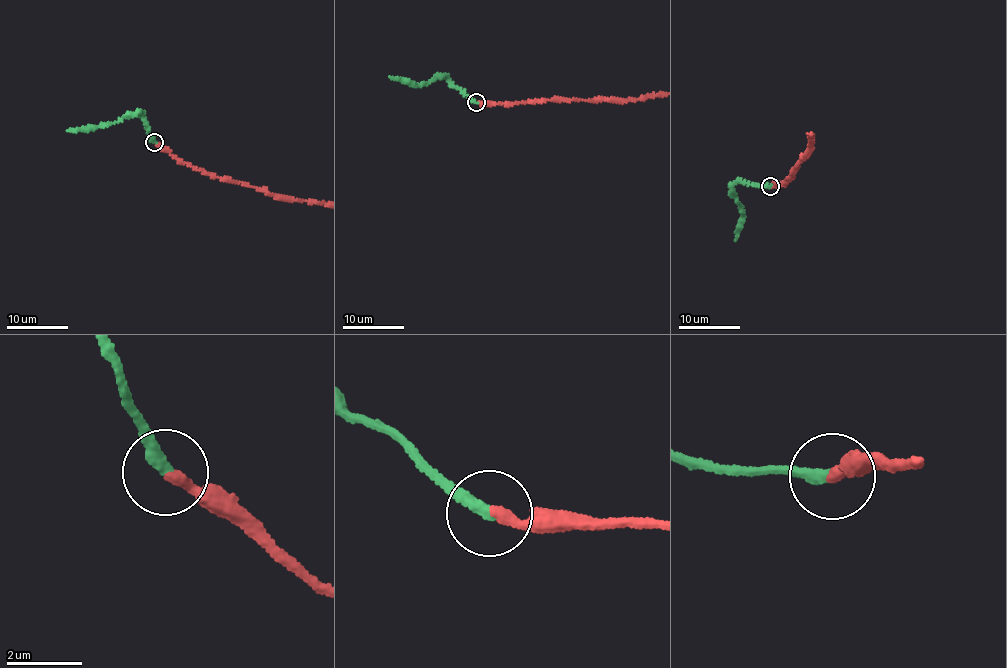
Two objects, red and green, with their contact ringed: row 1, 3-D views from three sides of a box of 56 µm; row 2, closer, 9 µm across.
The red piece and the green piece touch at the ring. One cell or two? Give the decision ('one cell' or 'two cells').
one cell

